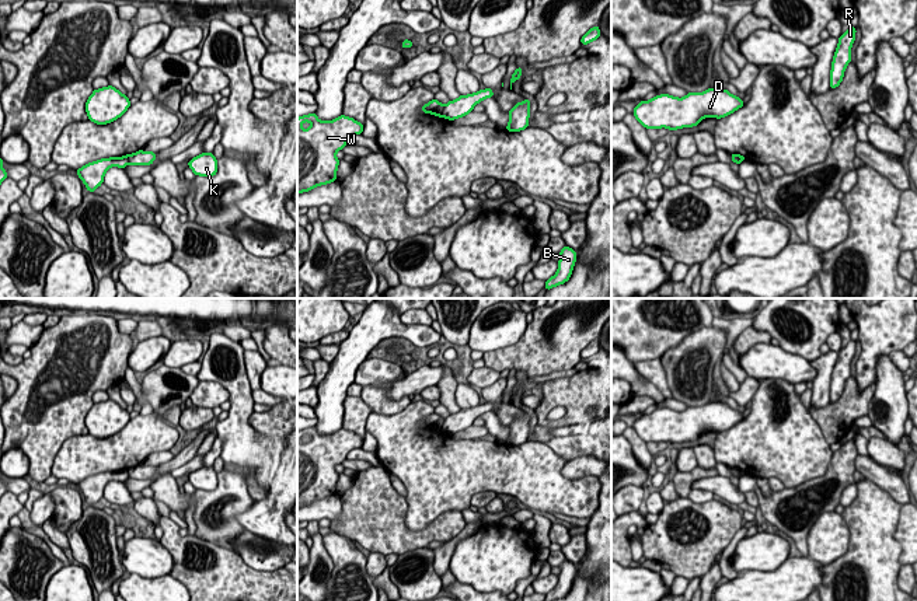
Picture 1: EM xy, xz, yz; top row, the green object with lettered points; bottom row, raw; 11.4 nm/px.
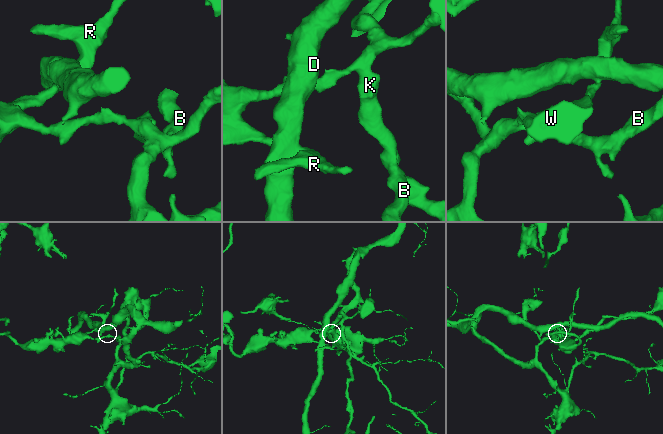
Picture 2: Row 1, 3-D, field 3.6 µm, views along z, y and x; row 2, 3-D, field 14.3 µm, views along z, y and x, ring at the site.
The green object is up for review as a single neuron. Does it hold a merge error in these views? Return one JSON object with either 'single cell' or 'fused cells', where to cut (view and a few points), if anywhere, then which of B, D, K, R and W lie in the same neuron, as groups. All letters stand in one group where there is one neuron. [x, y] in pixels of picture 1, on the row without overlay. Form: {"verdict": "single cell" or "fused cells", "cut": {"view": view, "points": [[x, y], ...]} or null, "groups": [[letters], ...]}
{"verdict": "fused cells", "cut": {"view": "xz", "points": [[445, 419], [439, 430]]}, "groups": [["B", "D", "K"], ["R", "W"]]}

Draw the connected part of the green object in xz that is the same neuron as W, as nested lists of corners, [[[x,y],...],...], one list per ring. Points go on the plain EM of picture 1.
[[[315,426],[297,431],[297,507],[337,495],[337,467],[363,441],[345,429],[334,434],[320,434]]]

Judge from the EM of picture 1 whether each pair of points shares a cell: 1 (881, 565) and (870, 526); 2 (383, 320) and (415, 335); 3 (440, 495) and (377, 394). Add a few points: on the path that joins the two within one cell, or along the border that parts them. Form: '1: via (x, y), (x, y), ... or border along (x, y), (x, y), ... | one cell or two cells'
1: via (872, 555), (872, 535) | one cell
2: via (391, 325), (407, 331) | one cell
3: border along (412, 401), (394, 413), (372, 412) | two cells

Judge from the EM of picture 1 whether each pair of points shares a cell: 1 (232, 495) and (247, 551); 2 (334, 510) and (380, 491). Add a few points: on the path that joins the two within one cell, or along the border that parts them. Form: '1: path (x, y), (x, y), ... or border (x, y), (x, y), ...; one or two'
1: border (246, 530), (227, 548); two
2: border (340, 495), (341, 513), (331, 521); two

